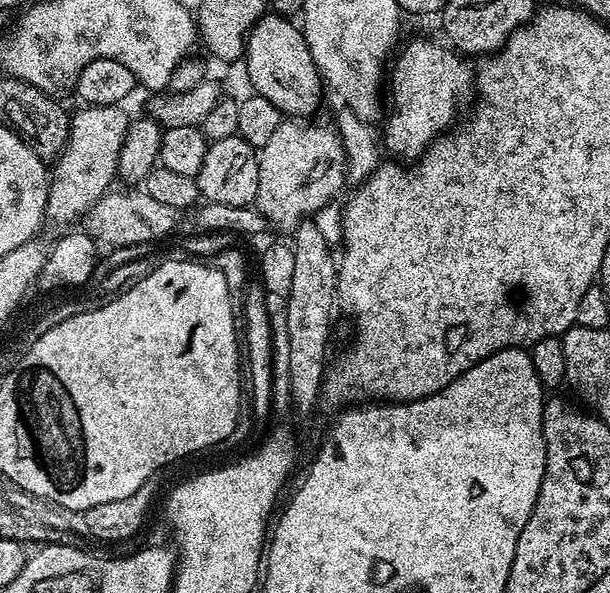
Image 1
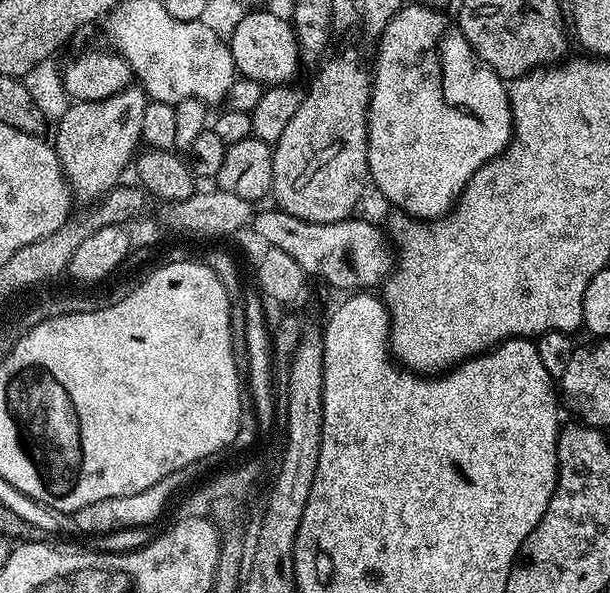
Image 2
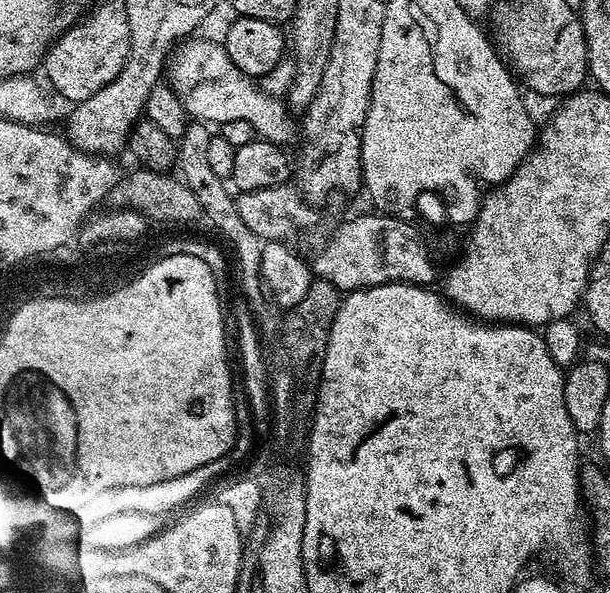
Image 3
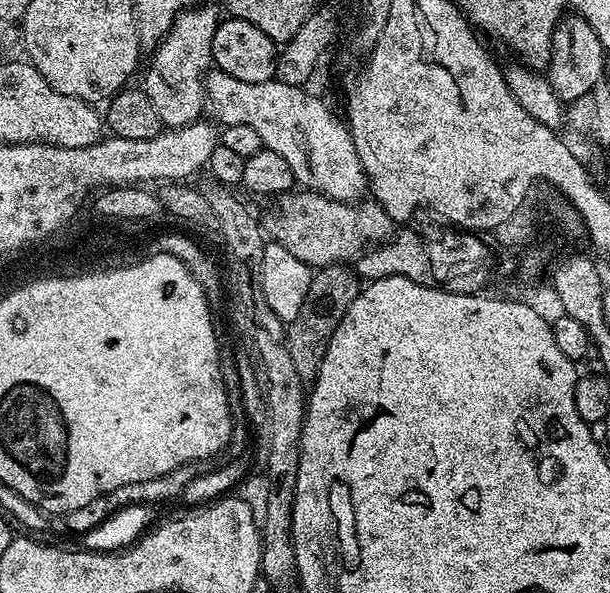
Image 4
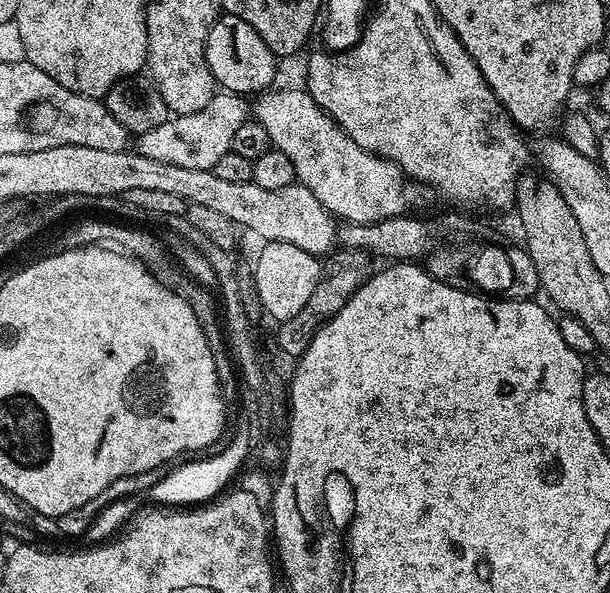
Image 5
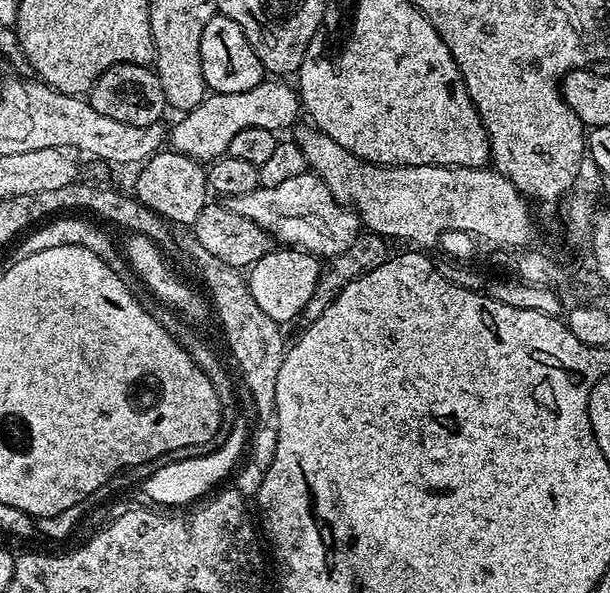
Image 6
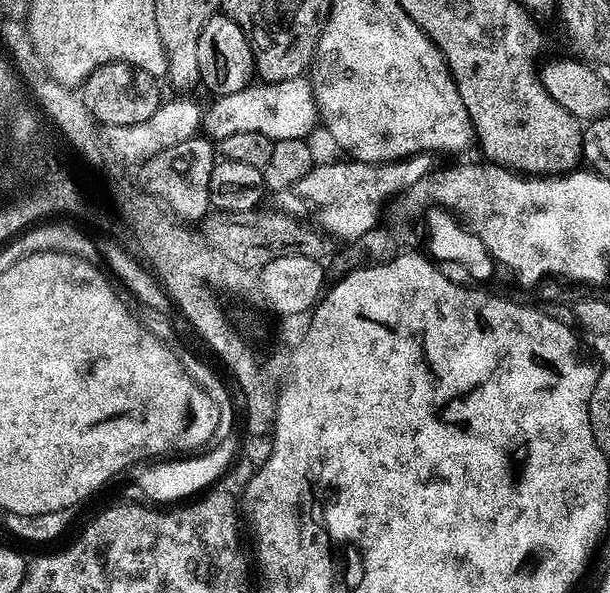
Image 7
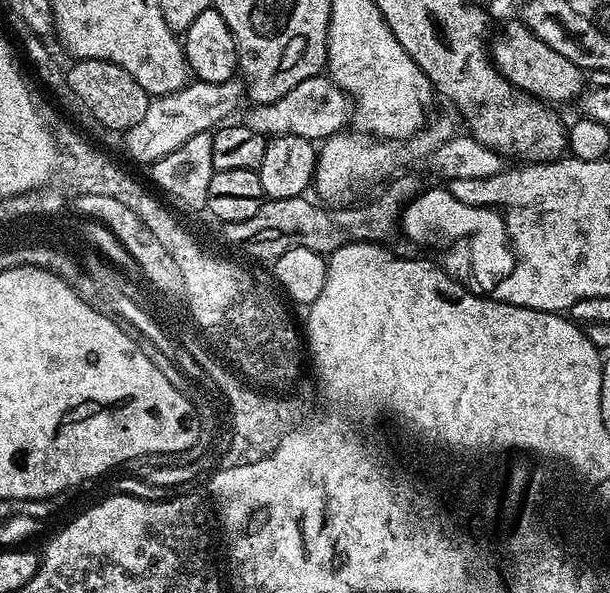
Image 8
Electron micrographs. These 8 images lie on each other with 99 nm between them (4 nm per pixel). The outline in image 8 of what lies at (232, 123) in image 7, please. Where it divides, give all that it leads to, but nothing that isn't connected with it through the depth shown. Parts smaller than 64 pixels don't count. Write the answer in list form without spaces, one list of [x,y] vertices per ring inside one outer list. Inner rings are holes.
[[[321,74],[306,78],[306,82],[298,82],[298,86],[294,86],[290,94],[278,98],[278,102],[258,104],[249,109],[246,117],[248,127],[266,138],[294,134],[313,142],[323,142],[329,136],[345,131],[350,120],[350,97],[327,75]]]

